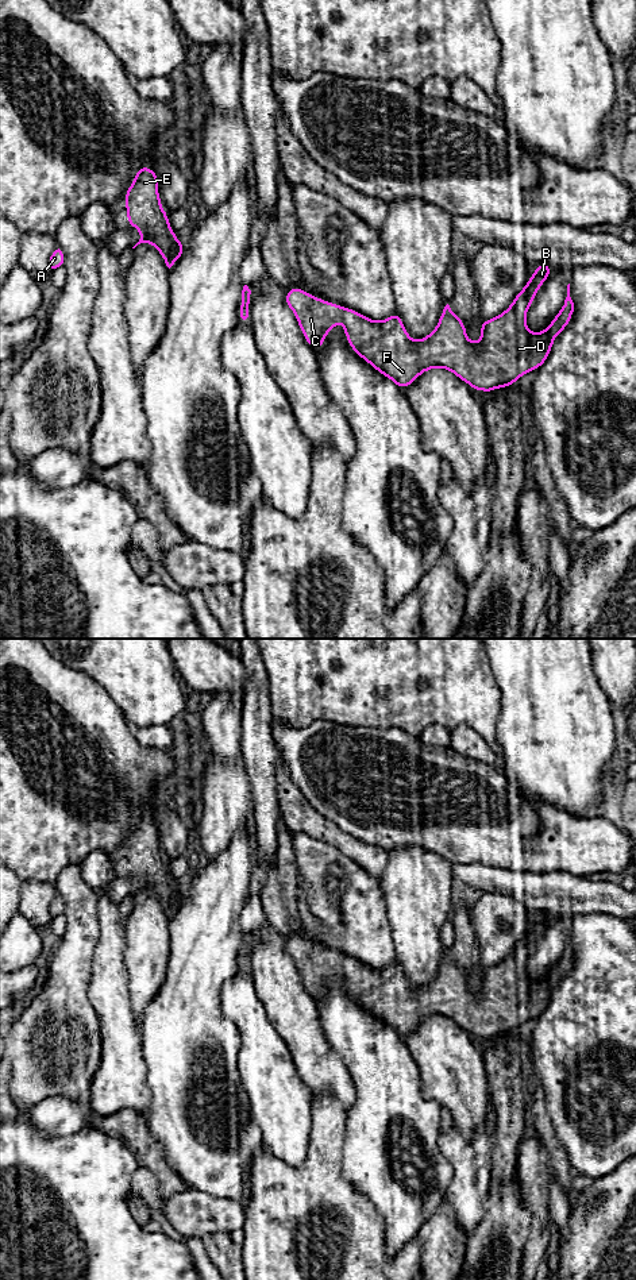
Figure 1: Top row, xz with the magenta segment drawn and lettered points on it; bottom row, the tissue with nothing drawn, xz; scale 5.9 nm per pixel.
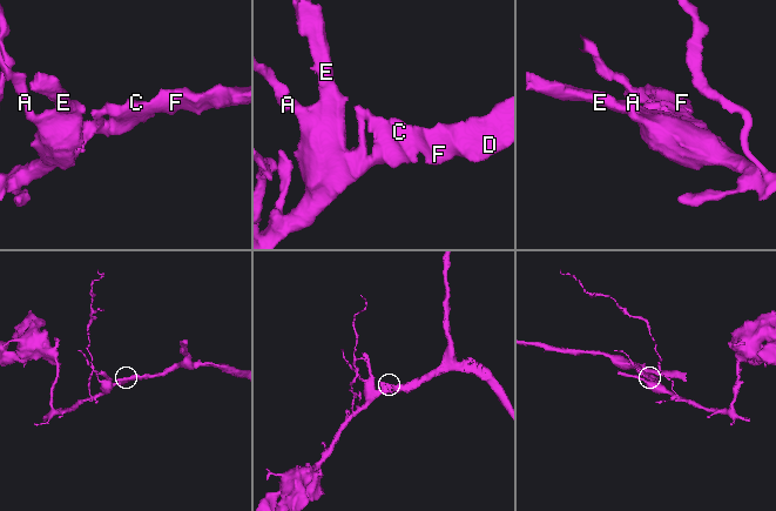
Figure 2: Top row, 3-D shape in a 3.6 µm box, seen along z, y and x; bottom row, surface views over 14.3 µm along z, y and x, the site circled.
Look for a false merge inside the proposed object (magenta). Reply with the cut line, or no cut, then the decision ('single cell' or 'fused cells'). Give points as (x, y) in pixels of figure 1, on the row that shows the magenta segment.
no cut; single cell

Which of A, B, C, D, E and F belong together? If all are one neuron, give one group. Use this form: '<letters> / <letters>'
A B C D E F

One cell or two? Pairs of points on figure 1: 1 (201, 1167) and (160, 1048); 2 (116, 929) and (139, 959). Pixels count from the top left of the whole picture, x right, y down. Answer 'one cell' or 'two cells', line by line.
1: one cell
2: two cells

